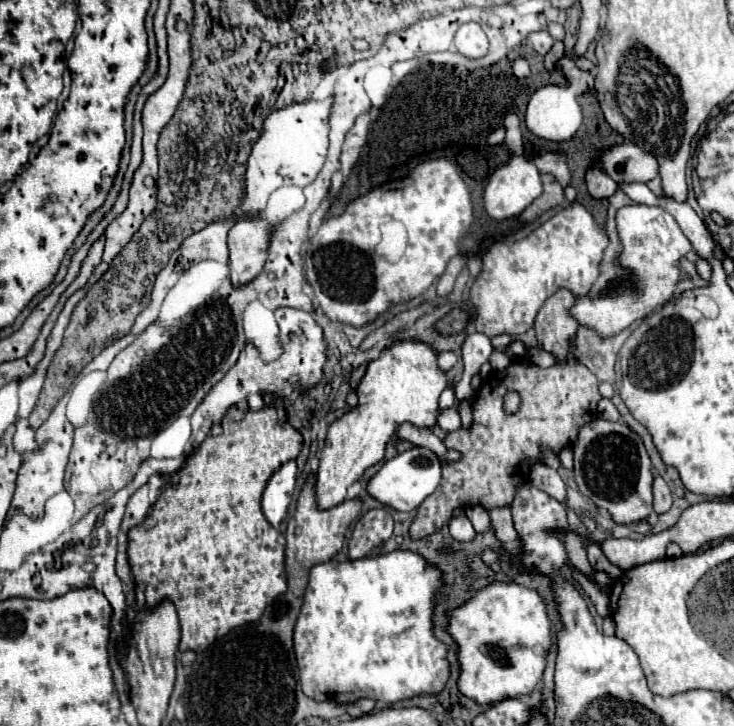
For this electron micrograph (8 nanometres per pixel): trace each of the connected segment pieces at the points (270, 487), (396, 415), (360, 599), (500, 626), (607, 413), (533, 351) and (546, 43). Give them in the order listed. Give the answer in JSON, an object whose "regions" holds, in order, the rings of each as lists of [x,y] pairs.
{"regions":[[[[289,461],[279,471],[273,473],[273,477],[269,479],[269,483],[265,487],[263,513],[275,529],[287,515],[287,507],[291,503],[295,481],[297,481],[297,465],[295,465],[295,461]]],[[[397,341],[391,347],[383,349],[377,359],[373,359],[367,367],[365,377],[361,379],[357,387],[359,405],[357,409],[349,411],[335,423],[331,423],[327,431],[327,439],[319,457],[319,473],[315,483],[315,495],[317,495],[317,507],[319,509],[331,509],[347,499],[347,489],[363,475],[363,471],[375,463],[379,463],[385,457],[385,445],[395,433],[399,423],[413,423],[417,427],[435,427],[435,417],[439,409],[439,395],[447,387],[449,379],[443,371],[437,367],[437,353],[421,343],[421,341]]],[[[401,549],[355,561],[331,559],[311,567],[293,635],[293,651],[303,693],[315,701],[339,703],[355,703],[365,697],[397,703],[417,695],[441,693],[451,675],[447,645],[433,633],[433,611],[441,587],[443,573],[435,565],[427,563],[419,553]]],[[[493,583],[467,601],[463,607],[451,611],[449,633],[459,643],[459,663],[461,663],[461,677],[459,677],[459,691],[475,699],[481,705],[491,705],[509,697],[531,695],[535,685],[541,683],[547,659],[539,653],[539,647],[549,649],[553,643],[551,637],[551,621],[547,613],[547,605],[535,589],[523,585],[503,585]]],[[[609,399],[599,401],[599,411],[601,411],[601,417],[607,419],[607,421],[617,421],[619,419],[619,411],[615,409],[615,405]]],[[[531,347],[531,349],[527,351],[527,355],[529,355],[529,359],[531,359],[535,365],[539,365],[539,367],[551,367],[551,365],[557,361],[551,353],[547,353],[547,351],[543,351],[543,349],[537,349],[537,347]]],[[[537,31],[537,33],[531,33],[529,35],[529,41],[533,45],[533,49],[541,55],[547,55],[547,51],[553,47],[555,39],[551,39],[551,35],[547,31]]]]}

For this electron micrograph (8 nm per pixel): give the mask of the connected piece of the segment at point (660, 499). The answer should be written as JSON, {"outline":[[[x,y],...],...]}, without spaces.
{"outline":[[[657,475],[653,481],[653,509],[661,515],[671,507],[671,501],[673,501],[673,495],[669,491],[669,485],[663,481],[663,477]]]}

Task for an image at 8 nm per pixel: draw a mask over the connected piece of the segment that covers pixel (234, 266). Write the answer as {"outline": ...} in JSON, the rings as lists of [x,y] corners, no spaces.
{"outline":[[[241,217],[233,229],[229,231],[229,271],[231,271],[231,283],[233,287],[243,287],[251,283],[263,269],[269,249],[269,227],[265,219],[249,221],[247,217]]]}

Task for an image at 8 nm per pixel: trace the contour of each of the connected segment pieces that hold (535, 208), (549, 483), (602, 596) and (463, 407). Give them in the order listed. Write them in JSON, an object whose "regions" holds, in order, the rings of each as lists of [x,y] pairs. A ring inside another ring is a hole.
{"regions":[[[[543,173],[541,175],[541,181],[543,181],[543,195],[537,197],[521,215],[523,221],[531,223],[535,217],[539,217],[543,211],[549,211],[557,205],[561,205],[565,201],[565,195],[563,195],[563,187],[555,181],[553,175],[547,175]]],[[[535,463],[531,467],[531,485],[545,491],[547,495],[551,495],[553,499],[557,499],[559,503],[563,503],[567,499],[567,487],[563,483],[563,479],[559,477],[559,473],[551,467],[547,467],[545,463]]],[[[573,567],[573,579],[583,587],[583,591],[589,595],[589,599],[593,601],[593,605],[595,605],[595,609],[597,609],[597,613],[601,615],[601,617],[607,617],[609,615],[609,595],[605,593],[605,591],[601,591],[599,587],[595,587],[579,569],[575,569]]],[[[467,400],[459,402],[458,412],[461,418],[461,423],[463,428],[469,428],[473,422],[472,417],[472,407]]]]}

